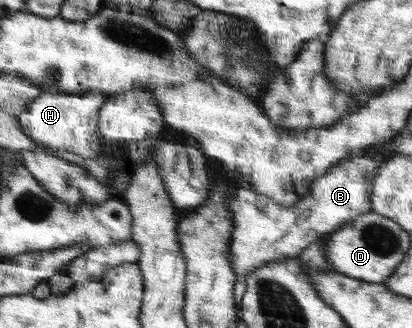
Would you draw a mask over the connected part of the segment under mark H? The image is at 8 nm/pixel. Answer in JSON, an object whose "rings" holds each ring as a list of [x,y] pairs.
{"rings":[[[100,91],[79,94],[40,94],[30,102],[28,110],[17,116],[20,128],[37,144],[58,149],[78,156],[96,160],[106,155],[101,147],[101,134],[98,130],[99,112],[108,96]]]}

